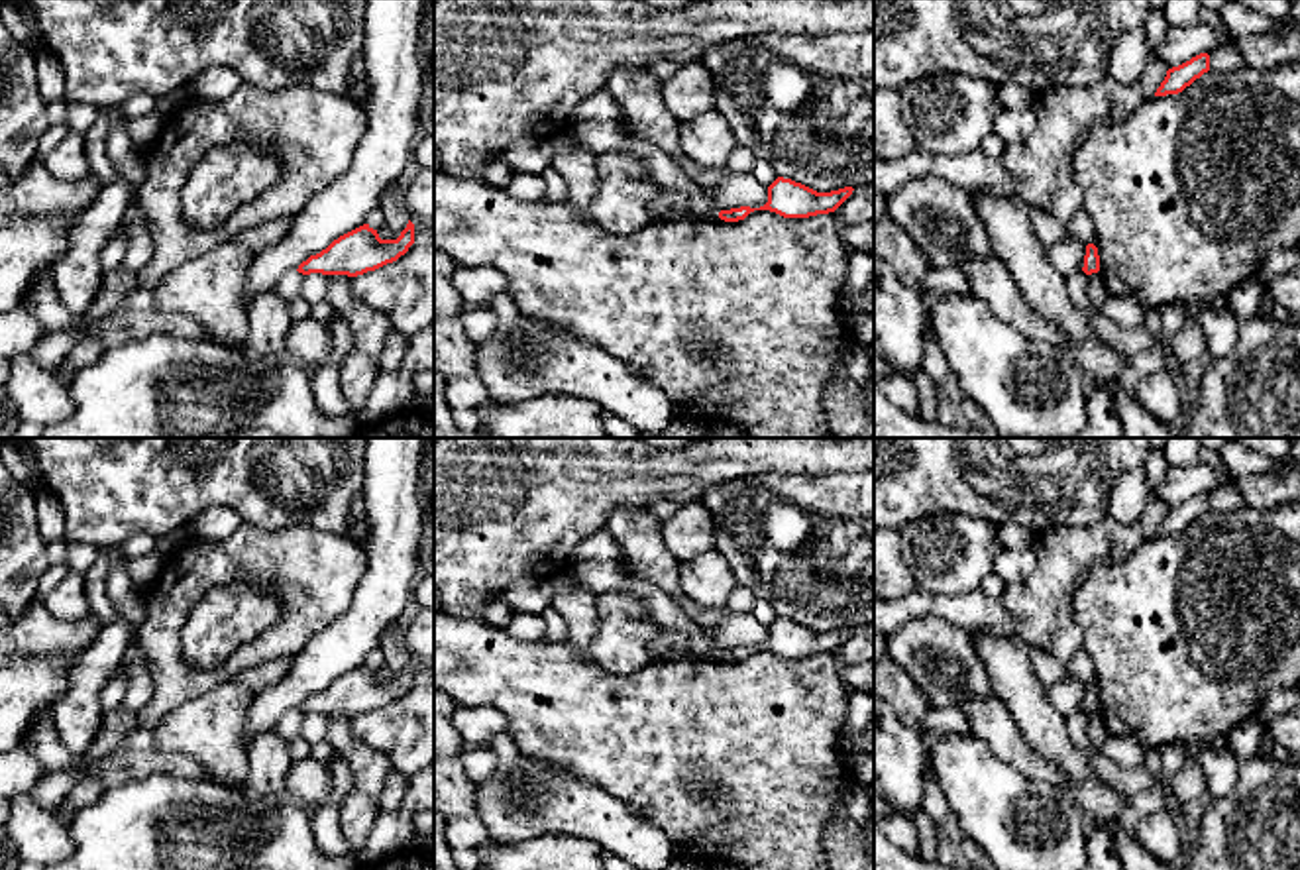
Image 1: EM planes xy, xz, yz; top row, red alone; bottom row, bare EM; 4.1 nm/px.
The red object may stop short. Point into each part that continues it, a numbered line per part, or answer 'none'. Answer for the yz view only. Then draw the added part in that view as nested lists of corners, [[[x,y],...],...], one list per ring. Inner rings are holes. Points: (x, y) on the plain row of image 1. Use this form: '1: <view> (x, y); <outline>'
none

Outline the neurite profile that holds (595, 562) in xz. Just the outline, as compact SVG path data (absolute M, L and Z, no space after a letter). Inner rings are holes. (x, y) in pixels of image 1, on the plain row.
M605 526L573 548L568 571L595 595L632 595L652 625L681 632L687 638L687 654L721 660L723 648L713 642L709 628L685 617L670 593L626 573L621 548Z

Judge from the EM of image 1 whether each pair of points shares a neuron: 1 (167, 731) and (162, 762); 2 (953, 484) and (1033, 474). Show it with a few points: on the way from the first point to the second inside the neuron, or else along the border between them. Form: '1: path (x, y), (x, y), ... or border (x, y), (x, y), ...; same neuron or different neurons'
1: border (154, 745), (162, 751), (187, 753), (207, 768); different neurons
2: path (973, 476), (1014, 476); same neuron

